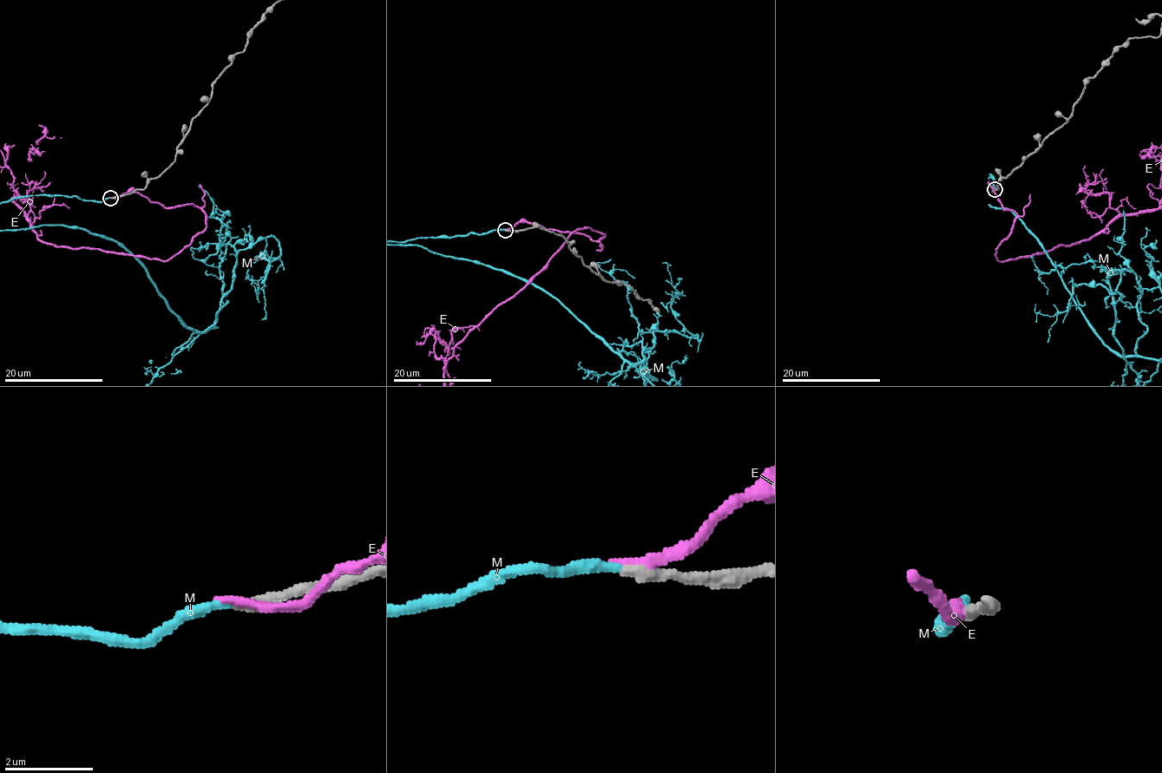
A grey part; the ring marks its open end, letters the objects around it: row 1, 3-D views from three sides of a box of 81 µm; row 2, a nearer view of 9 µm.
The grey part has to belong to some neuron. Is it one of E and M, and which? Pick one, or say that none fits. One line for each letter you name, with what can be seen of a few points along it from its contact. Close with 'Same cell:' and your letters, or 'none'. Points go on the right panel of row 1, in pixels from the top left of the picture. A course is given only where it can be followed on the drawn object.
Same cell: M

